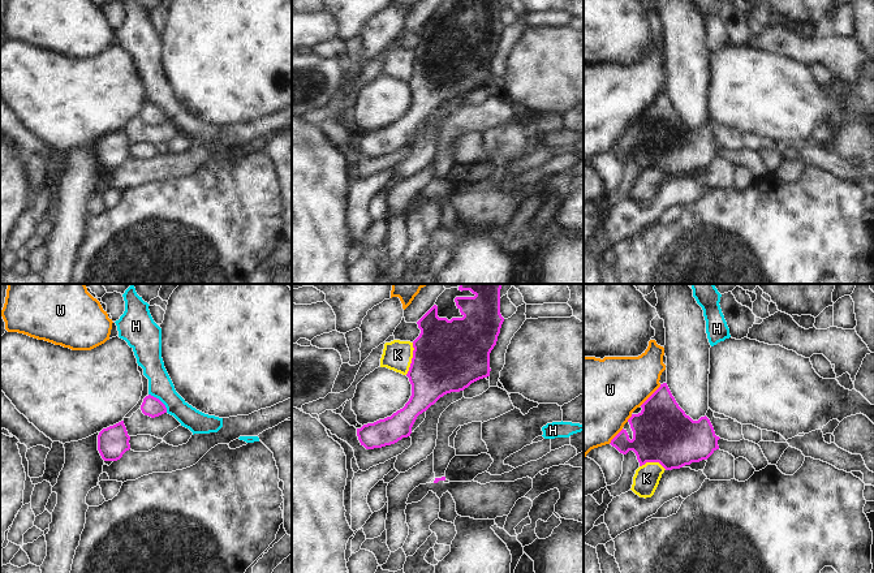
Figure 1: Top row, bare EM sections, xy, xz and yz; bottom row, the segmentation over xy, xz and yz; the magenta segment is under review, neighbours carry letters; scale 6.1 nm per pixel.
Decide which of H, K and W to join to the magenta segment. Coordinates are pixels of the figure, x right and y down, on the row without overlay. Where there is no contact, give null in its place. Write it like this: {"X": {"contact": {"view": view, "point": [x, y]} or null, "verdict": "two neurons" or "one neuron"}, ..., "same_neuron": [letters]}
{"H": {"contact": {"view": "xy", "point": [160, 110]}, "verdict": "two neurons"}, "K": {"contact": {"view": "xz", "point": [412, 67]}, "verdict": "two neurons"}, "W": {"contact": {"view": "yz", "point": [651, 103]}, "verdict": "two neurons"}, "same_neuron": []}

